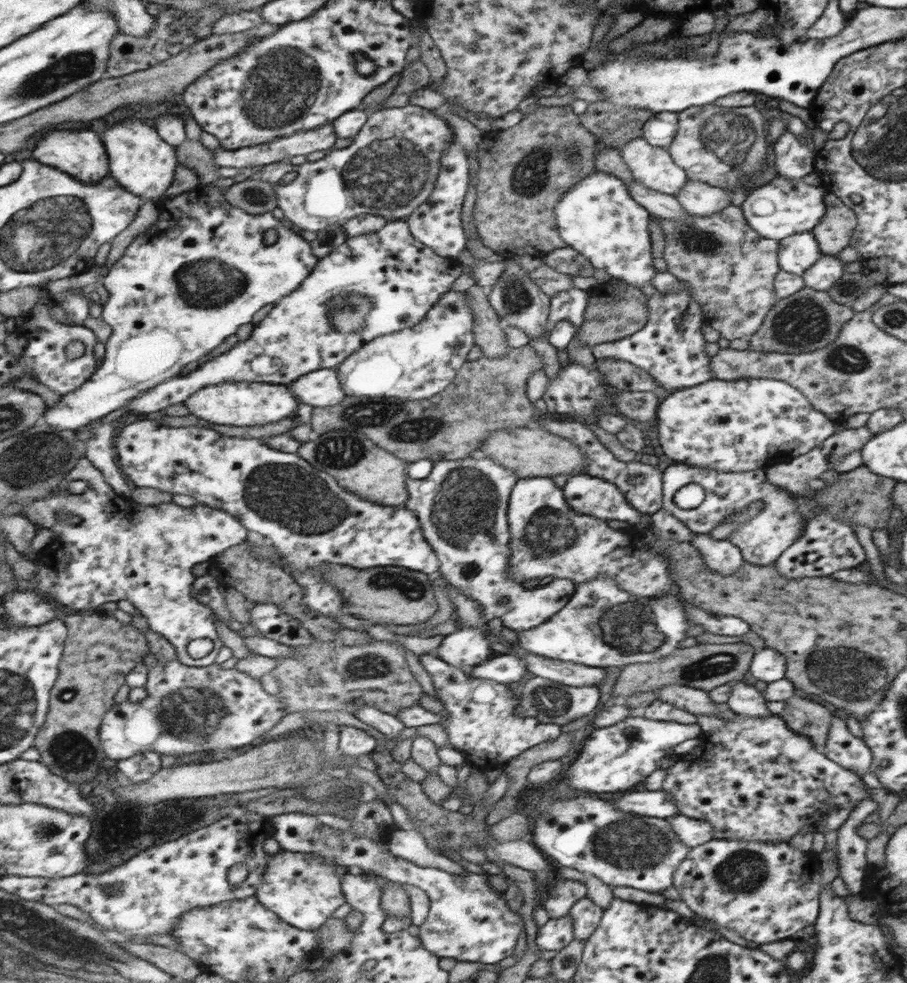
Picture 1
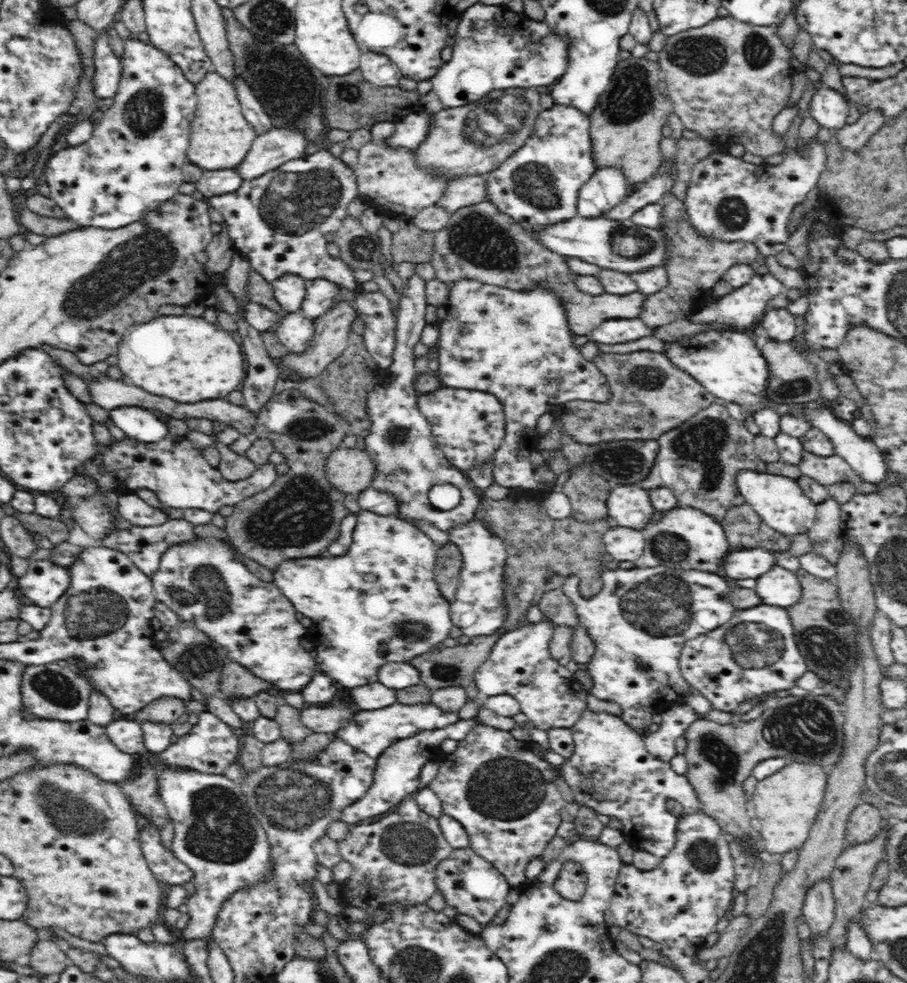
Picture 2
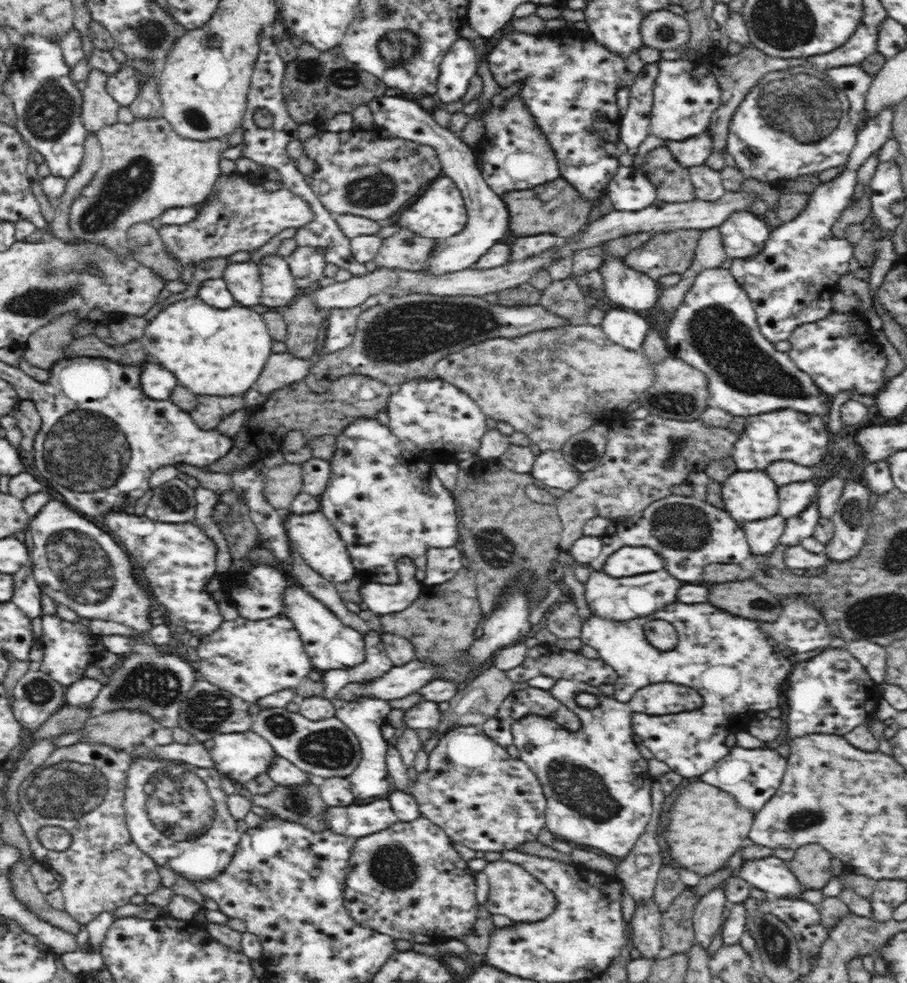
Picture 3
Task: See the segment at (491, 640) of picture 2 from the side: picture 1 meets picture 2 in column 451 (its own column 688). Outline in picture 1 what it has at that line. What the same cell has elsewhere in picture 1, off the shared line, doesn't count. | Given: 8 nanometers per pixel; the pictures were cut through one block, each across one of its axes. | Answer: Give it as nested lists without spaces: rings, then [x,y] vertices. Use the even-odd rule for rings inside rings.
[[[743,642],[718,645],[696,644],[685,647],[655,662],[626,665],[619,672],[610,696],[627,698],[635,692],[649,692],[671,684],[690,686],[704,691],[713,690],[729,681],[746,679],[745,675],[754,654],[755,650],[751,645]]]

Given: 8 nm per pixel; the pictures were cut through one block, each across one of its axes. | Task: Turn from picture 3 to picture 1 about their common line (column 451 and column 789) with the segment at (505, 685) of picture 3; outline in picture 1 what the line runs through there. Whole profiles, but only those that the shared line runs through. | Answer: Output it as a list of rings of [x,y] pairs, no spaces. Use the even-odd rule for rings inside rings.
[[[793,695],[784,700],[783,712],[789,729],[808,737],[817,749],[825,744],[832,716],[822,703]]]

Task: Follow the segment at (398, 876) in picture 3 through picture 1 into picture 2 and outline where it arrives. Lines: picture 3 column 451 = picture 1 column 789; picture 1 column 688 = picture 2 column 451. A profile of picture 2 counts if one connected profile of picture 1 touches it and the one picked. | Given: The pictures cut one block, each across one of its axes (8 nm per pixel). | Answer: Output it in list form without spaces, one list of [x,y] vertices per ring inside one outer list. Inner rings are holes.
[[[469,846],[452,848],[450,856],[434,868],[436,889],[442,894],[446,906],[456,910],[456,914],[466,914],[482,926],[492,924],[494,916],[507,904],[506,896],[511,886],[506,877],[490,861],[478,856]]]

